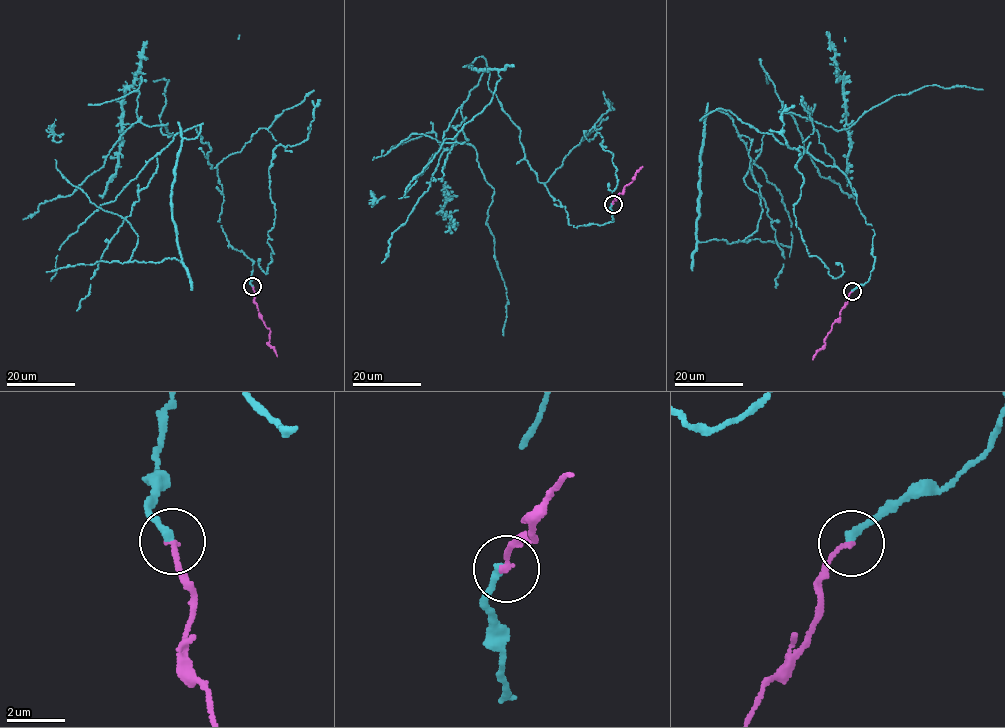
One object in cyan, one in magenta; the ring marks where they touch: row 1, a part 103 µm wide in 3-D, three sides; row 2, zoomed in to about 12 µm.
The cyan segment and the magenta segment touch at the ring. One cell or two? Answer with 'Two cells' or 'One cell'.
One cell

